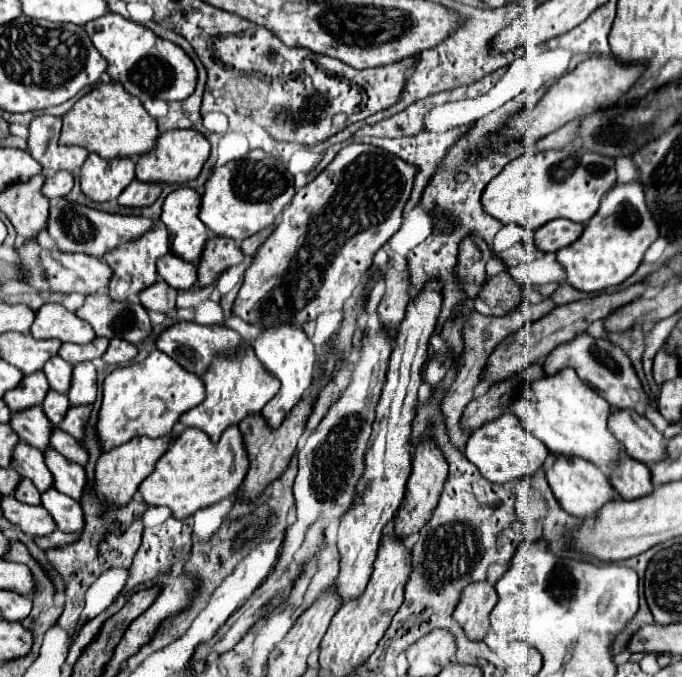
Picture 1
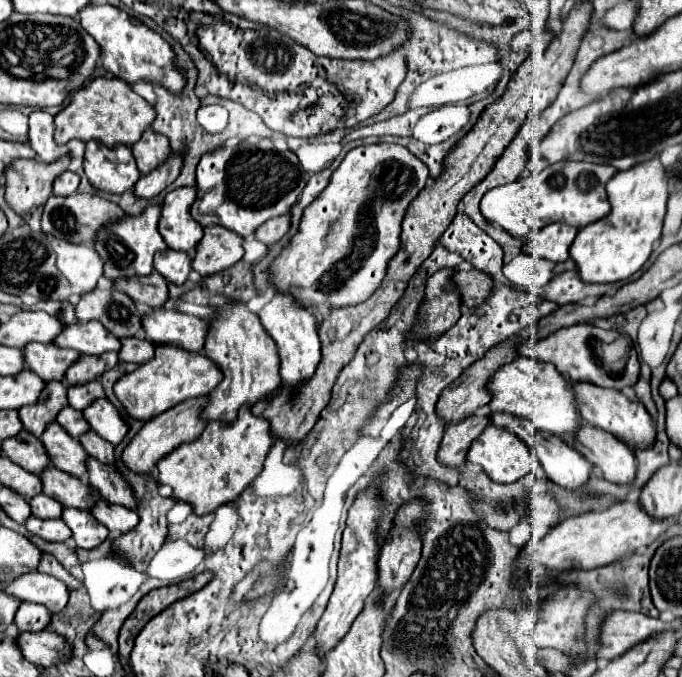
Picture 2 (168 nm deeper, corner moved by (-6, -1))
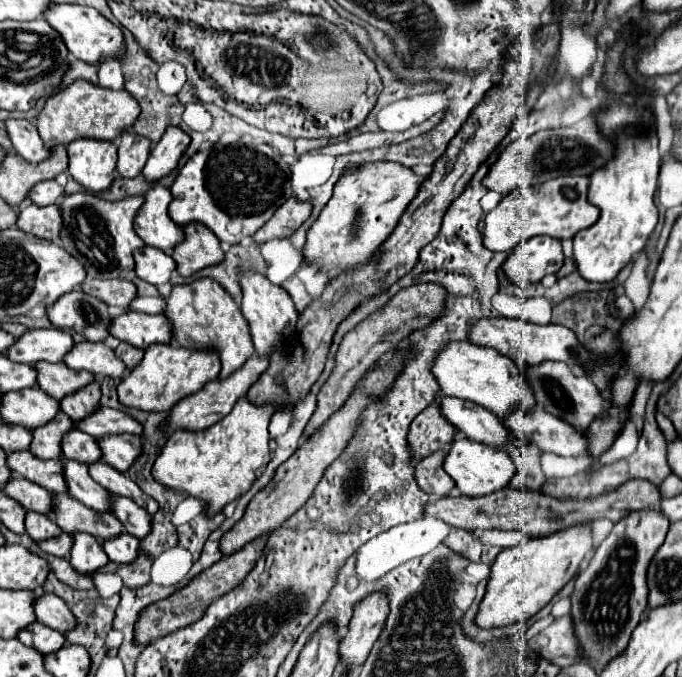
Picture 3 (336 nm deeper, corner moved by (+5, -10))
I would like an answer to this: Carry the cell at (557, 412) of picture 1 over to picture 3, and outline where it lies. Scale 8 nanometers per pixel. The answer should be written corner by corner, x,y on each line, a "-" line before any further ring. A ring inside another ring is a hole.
463,341
447,343
441,351
437,351
431,373
437,379
441,393
453,395
459,399
469,399
469,401
485,407
499,419
509,415
509,409
513,409
513,407
525,407
525,409
535,407
533,391
525,383
525,377
519,373
517,363
489,347
473,345
467,341
465,343

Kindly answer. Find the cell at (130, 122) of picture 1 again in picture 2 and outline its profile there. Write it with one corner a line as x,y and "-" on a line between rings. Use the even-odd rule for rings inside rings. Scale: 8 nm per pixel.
94,78
72,96
64,110
56,114
54,140
58,144
66,144
76,138
82,142
98,140
104,142
104,146
132,146
140,140
142,132
152,126
154,118
154,108
150,108
148,102
144,102
144,98
138,96
132,86
128,86
128,82
120,78

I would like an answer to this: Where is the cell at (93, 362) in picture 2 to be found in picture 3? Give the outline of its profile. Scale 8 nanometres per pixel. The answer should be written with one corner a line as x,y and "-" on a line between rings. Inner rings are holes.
97,379
97,383
91,383
89,387
85,387
85,391
77,391
77,395
69,395
69,399
63,399
61,411
69,415
73,423
77,423
99,409
99,399
101,399
101,389

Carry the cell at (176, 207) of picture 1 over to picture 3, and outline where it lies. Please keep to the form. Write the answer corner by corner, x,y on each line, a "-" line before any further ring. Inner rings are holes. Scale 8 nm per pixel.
153,183
145,193
145,203
137,211
135,217
135,233
151,247
159,247
161,251
173,251
173,247
181,241
181,227
169,219
169,189
159,183

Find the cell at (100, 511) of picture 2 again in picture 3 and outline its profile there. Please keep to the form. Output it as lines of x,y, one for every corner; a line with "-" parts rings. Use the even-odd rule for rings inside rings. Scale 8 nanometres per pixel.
125,533
117,539
111,539
109,543
103,543
103,551
109,555
109,561
113,563
133,563
139,555
139,541

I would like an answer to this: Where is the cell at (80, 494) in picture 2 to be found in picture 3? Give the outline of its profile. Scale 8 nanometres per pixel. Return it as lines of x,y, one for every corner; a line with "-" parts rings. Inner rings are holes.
55,495
55,499
57,499
55,523
69,535
89,533
99,543
103,543
125,533
123,523
115,515
97,515
97,511
89,511
89,507
77,503
77,499
69,495

